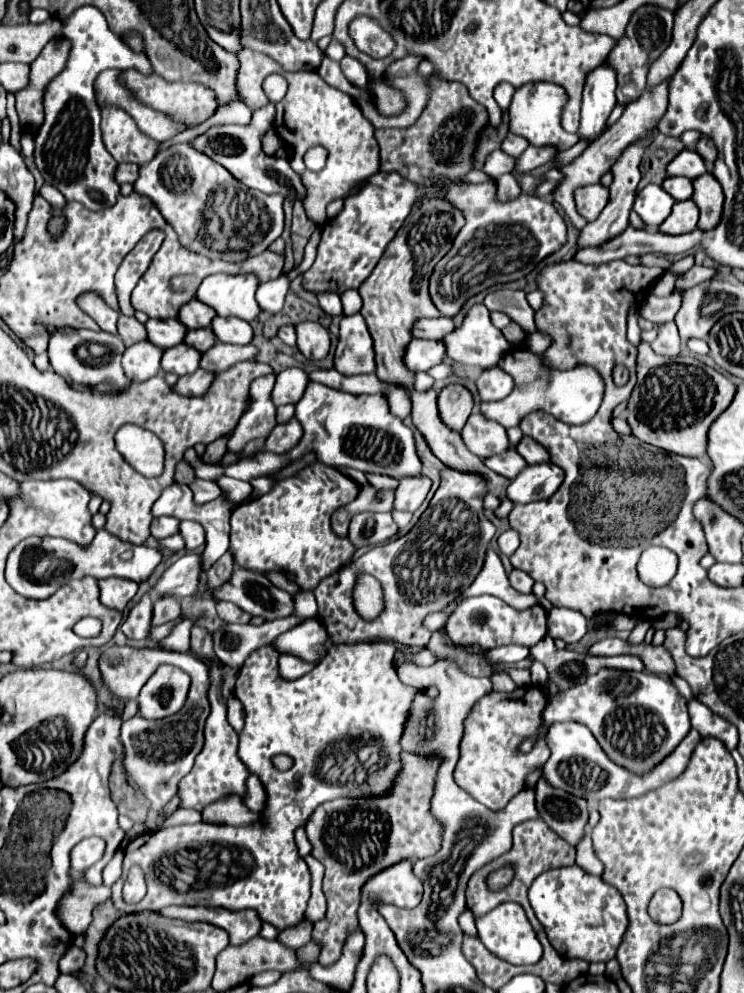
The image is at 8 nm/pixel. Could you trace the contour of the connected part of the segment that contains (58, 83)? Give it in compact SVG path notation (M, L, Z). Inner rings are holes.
M92 6L78 8L64 22L64 36L72 40L72 56L68 68L48 84L48 92L44 96L46 120L34 136L34 162L42 178L56 186L66 200L76 200L88 210L98 212L116 204L120 186L114 178L118 162L102 142L100 108L96 108L94 100L94 80L104 68L134 68L142 74L150 74L154 70L150 60L142 52L130 50L130 46L108 28L102 12Z

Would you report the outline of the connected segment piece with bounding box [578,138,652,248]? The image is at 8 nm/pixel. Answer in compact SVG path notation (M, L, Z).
M652 138L648 140L642 140L642 142L636 142L632 146L628 146L624 150L624 154L618 158L618 162L612 166L612 174L614 174L614 182L610 184L610 200L606 204L606 208L602 210L600 218L596 222L590 222L586 228L580 230L580 236L578 236L578 248L586 248L586 246L596 246L596 244L602 244L604 240L624 232L624 228L628 228L628 216L630 216L630 210L632 210L632 204L634 204L634 198L636 198L636 186L640 182L640 170L638 170L638 164L642 160L642 154L644 154L644 148L652 142Z

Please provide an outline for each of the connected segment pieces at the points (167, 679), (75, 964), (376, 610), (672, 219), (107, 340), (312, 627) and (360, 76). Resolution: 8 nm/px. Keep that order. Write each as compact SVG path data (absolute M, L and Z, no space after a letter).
M170 664L158 666L138 696L140 716L156 720L176 714L184 706L188 684L188 674L184 674L180 668Z
M70 946L66 956L60 960L60 972L62 974L74 974L74 972L80 972L82 966L84 966L84 960L86 960L86 952L78 946Z
M360 574L358 584L354 586L353 600L356 612L364 620L378 618L382 614L382 610L384 610L382 584L370 574Z
M692 200L676 202L672 208L672 214L660 224L660 232L664 234L686 234L692 232L698 224L698 208Z
M58 328L50 336L48 358L52 368L64 376L64 380L80 392L98 392L98 394L118 394L130 388L132 380L124 374L122 354L126 346L122 340L108 332L92 332L92 330L74 330L74 328Z
M306 618L296 628L288 630L288 634L284 634L280 640L276 640L274 646L278 646L282 654L296 654L308 662L316 662L326 654L330 642L320 620Z
M344 56L342 62L340 62L340 66L342 66L342 72L344 72L344 76L348 78L348 82L352 86L362 88L362 90L366 88L368 76L364 76L364 66L358 60L352 60L350 56Z

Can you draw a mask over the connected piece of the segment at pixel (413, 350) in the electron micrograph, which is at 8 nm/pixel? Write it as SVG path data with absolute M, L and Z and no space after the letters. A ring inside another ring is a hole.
M414 338L408 344L406 364L414 372L426 372L432 366L440 364L446 356L446 344L442 340L420 340Z

